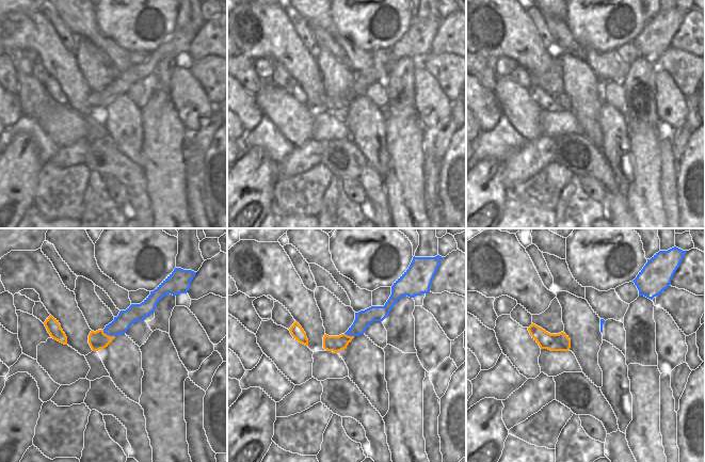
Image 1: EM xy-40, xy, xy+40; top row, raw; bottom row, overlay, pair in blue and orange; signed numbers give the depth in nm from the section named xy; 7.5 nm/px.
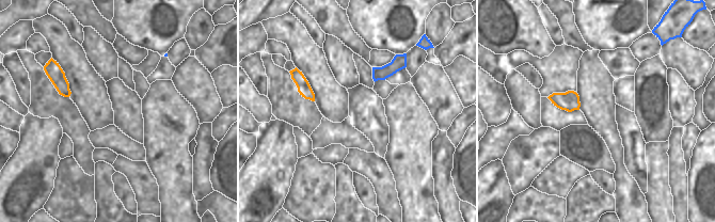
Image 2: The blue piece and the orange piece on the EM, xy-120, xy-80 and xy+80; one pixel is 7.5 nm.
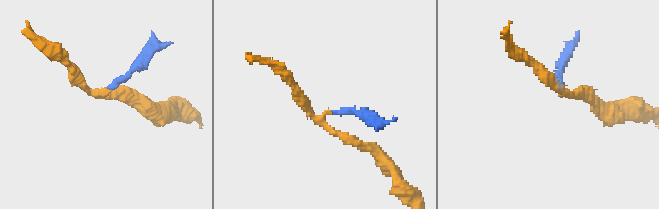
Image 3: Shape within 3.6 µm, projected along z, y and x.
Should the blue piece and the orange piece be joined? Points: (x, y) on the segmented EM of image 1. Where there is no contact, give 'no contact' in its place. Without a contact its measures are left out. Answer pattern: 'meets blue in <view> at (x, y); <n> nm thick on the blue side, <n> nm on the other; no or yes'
meets blue in xy-40 at (109, 335); 130 nm thick on the blue side, 140 nm on the other; no

